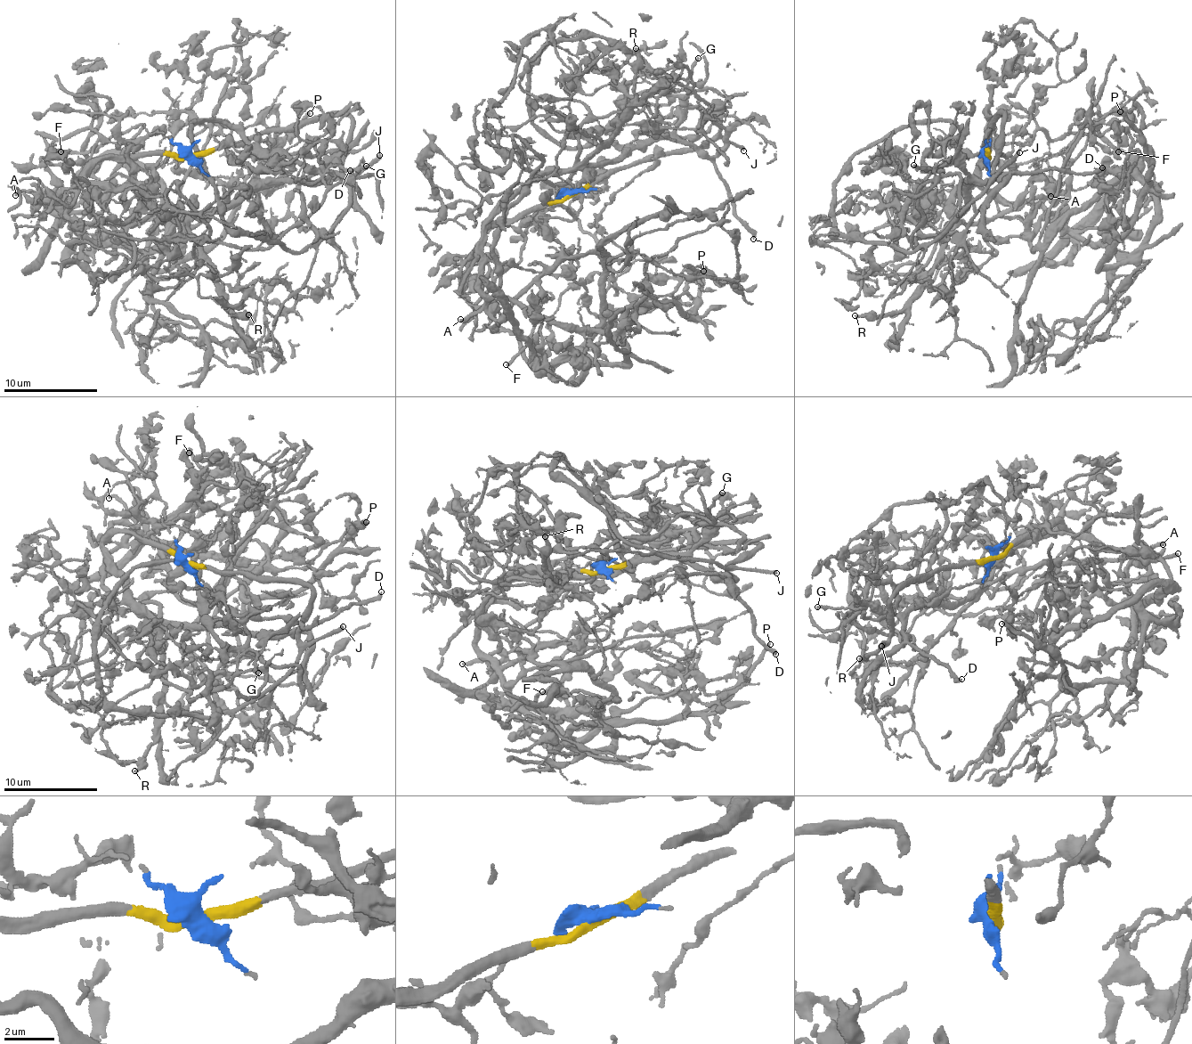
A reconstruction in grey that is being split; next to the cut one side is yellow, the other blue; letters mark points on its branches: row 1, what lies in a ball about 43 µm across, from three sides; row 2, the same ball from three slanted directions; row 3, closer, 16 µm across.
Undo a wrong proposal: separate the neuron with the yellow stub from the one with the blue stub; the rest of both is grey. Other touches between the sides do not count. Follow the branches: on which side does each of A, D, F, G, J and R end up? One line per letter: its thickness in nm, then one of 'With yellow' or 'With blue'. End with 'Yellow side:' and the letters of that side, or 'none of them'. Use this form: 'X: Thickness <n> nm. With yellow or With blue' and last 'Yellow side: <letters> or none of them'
A: Thickness 280 nm. With yellow
D: Thickness 320 nm. With yellow
F: Thickness 280 nm. With blue
G: Thickness 240 nm. With yellow
J: Thickness 280 nm. With yellow
R: Thickness 280 nm. With yellow
Yellow side: A, D, G, J, R

